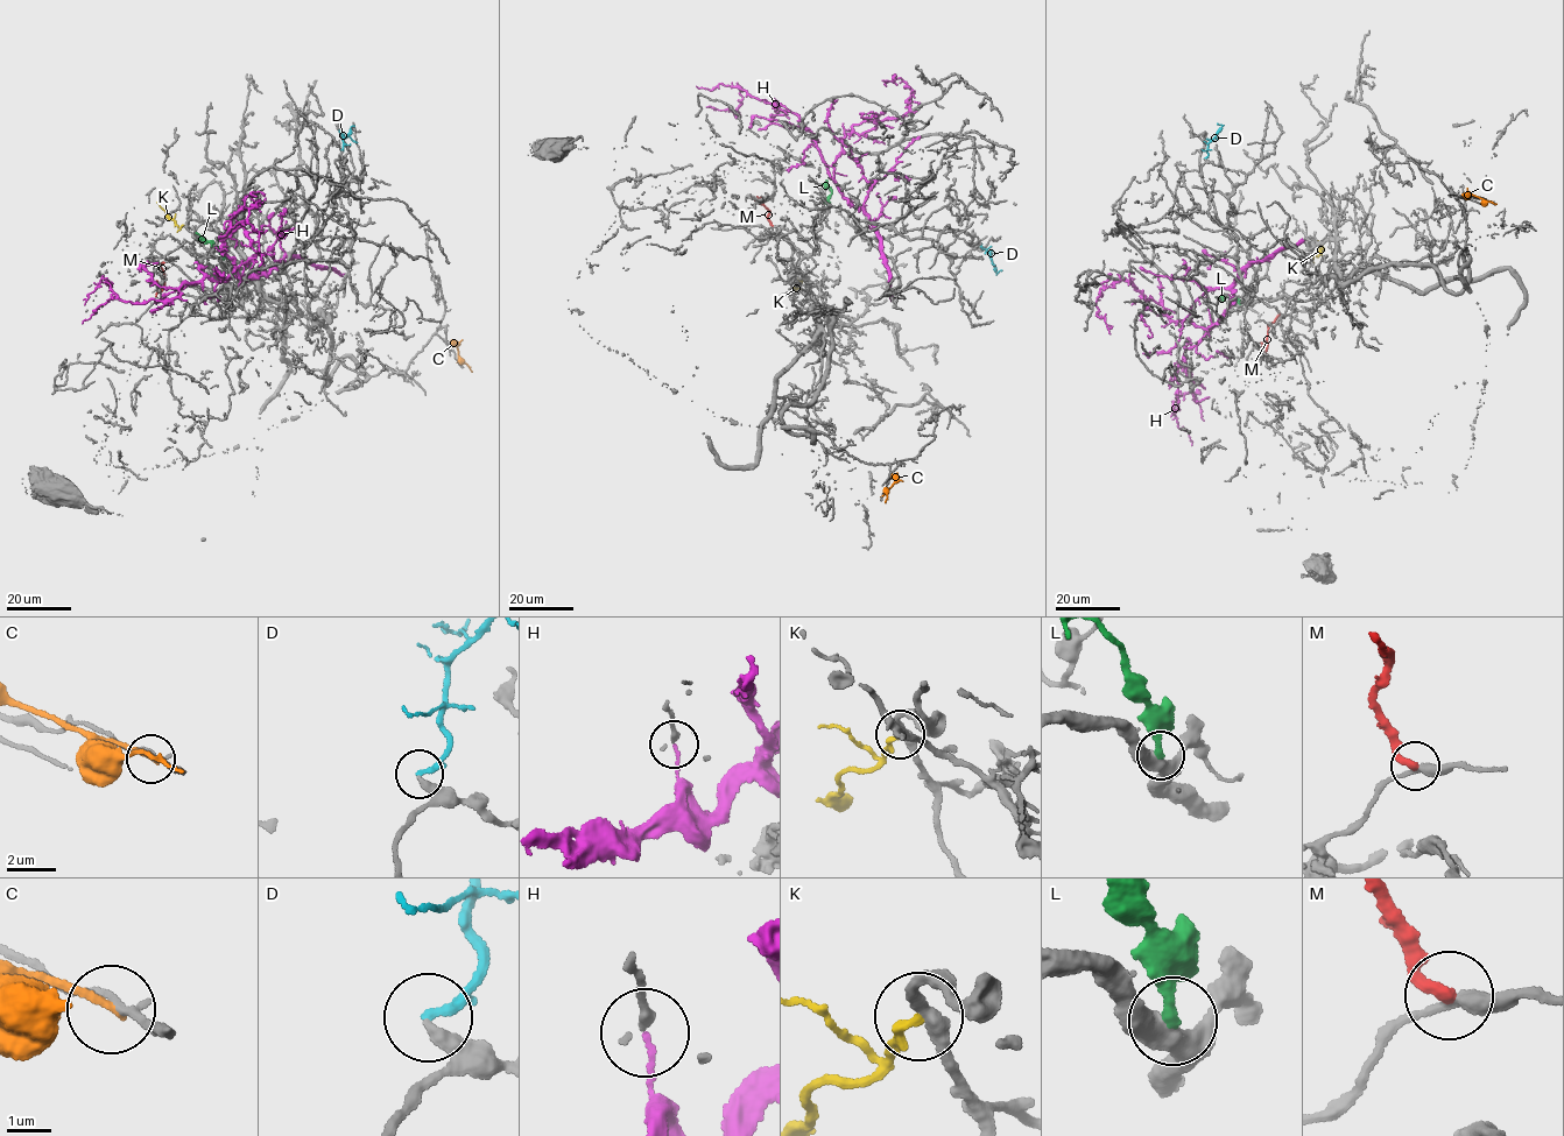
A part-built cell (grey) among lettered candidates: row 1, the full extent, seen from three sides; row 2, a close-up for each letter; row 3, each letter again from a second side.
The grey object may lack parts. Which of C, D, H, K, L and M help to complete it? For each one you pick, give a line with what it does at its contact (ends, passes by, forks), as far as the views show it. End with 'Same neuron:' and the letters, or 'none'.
Same neuron: none

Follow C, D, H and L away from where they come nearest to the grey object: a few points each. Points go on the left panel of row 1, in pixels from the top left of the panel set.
C: (457, 362), (458, 347), (453, 339)
D: (342, 150), (343, 139), (354, 126)
H: (263, 263), (258, 275), (204, 277), (182, 286), (171, 300), (141, 303), (125, 302), (103, 279), (84, 305)
L: (224, 261), (218, 247), (196, 232)

